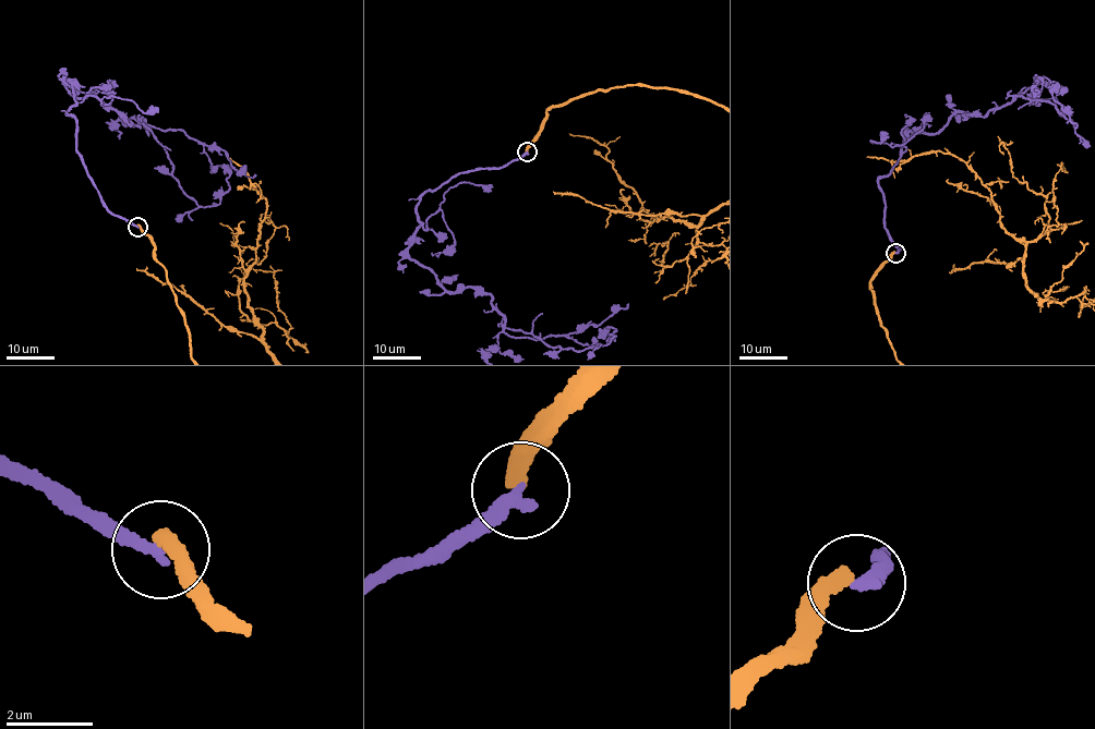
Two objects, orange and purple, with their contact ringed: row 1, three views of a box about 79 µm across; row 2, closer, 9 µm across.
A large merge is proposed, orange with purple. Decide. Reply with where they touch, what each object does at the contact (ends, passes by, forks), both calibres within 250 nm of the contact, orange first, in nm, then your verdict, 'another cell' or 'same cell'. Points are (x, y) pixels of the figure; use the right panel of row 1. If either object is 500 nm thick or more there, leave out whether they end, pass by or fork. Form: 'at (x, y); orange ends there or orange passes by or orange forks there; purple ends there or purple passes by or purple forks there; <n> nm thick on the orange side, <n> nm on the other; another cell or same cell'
at (895, 253); orange ends there; purple ends there; 400 nm thick on the orange side, 280 nm on the other; another cell

